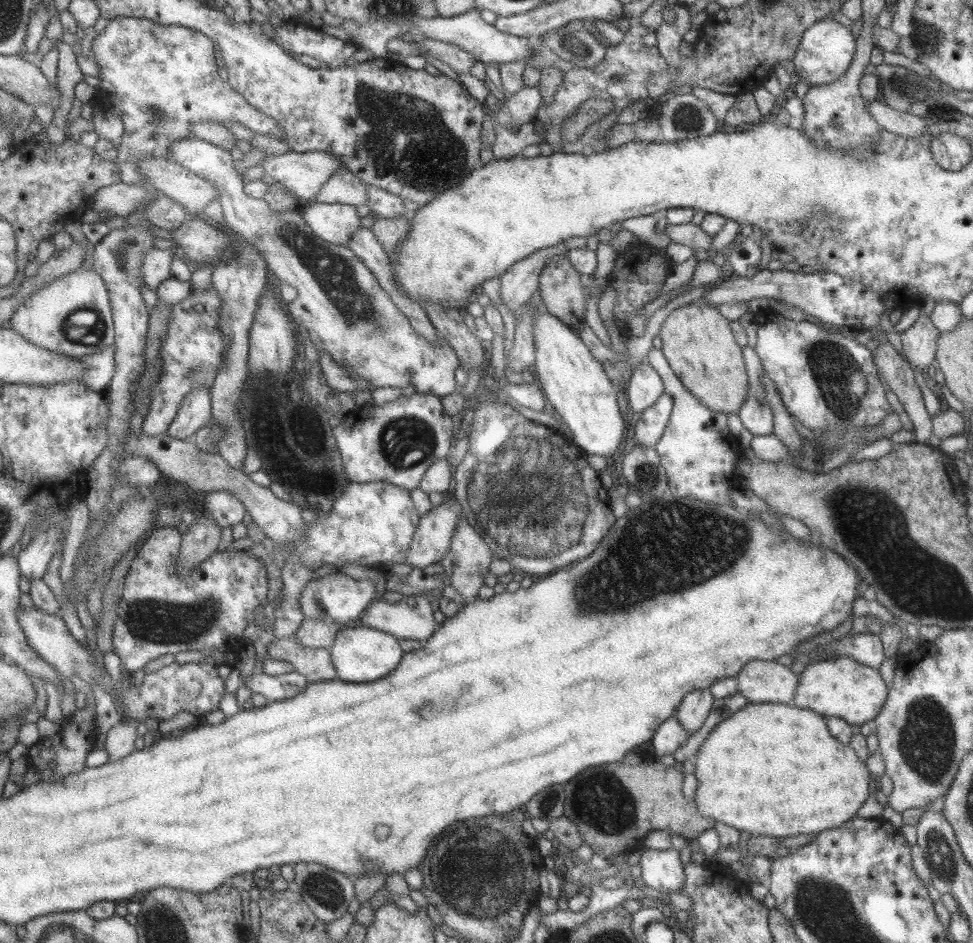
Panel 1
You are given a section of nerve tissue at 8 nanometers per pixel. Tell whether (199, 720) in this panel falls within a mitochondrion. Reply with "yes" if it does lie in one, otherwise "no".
no

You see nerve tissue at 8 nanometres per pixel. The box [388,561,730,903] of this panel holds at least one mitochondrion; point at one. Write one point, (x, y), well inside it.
(609, 808)

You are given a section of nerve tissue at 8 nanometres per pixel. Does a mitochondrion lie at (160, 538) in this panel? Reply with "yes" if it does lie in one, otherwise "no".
no

